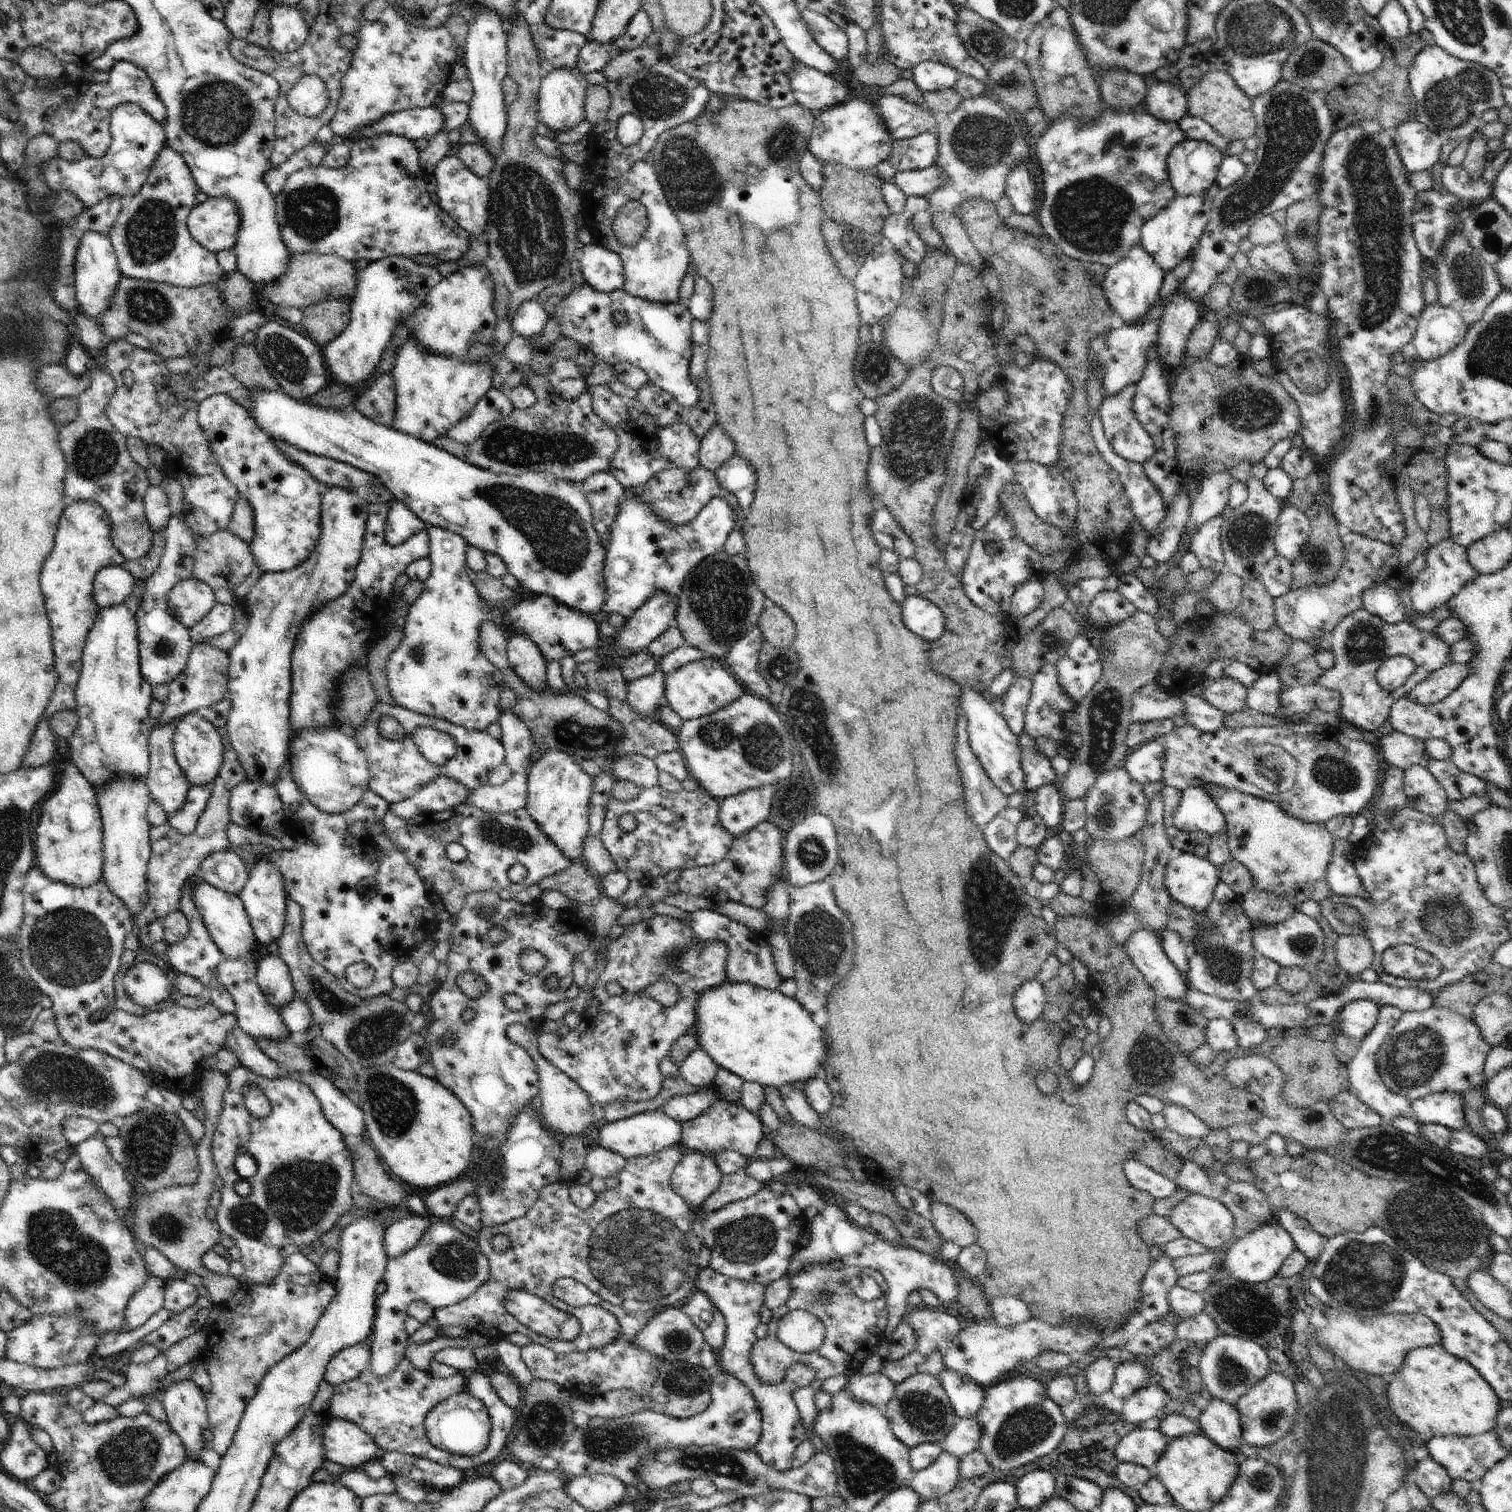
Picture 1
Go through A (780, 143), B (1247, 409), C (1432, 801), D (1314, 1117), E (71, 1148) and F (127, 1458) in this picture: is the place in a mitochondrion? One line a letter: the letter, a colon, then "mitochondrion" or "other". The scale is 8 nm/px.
A: mitochondrion
B: mitochondrion
C: other
D: other
E: other
F: mitochondrion

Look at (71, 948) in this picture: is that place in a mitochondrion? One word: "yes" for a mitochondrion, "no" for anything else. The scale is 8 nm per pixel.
yes

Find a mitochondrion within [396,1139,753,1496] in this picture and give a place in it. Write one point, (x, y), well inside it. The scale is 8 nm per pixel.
(638, 1255)

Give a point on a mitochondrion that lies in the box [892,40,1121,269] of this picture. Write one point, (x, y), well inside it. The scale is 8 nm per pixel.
(979, 142)

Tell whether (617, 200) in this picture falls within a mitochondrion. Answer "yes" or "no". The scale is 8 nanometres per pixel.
no

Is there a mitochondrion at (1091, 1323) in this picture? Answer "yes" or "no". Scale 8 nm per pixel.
no

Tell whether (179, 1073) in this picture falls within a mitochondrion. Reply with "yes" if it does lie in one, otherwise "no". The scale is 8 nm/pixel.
no

